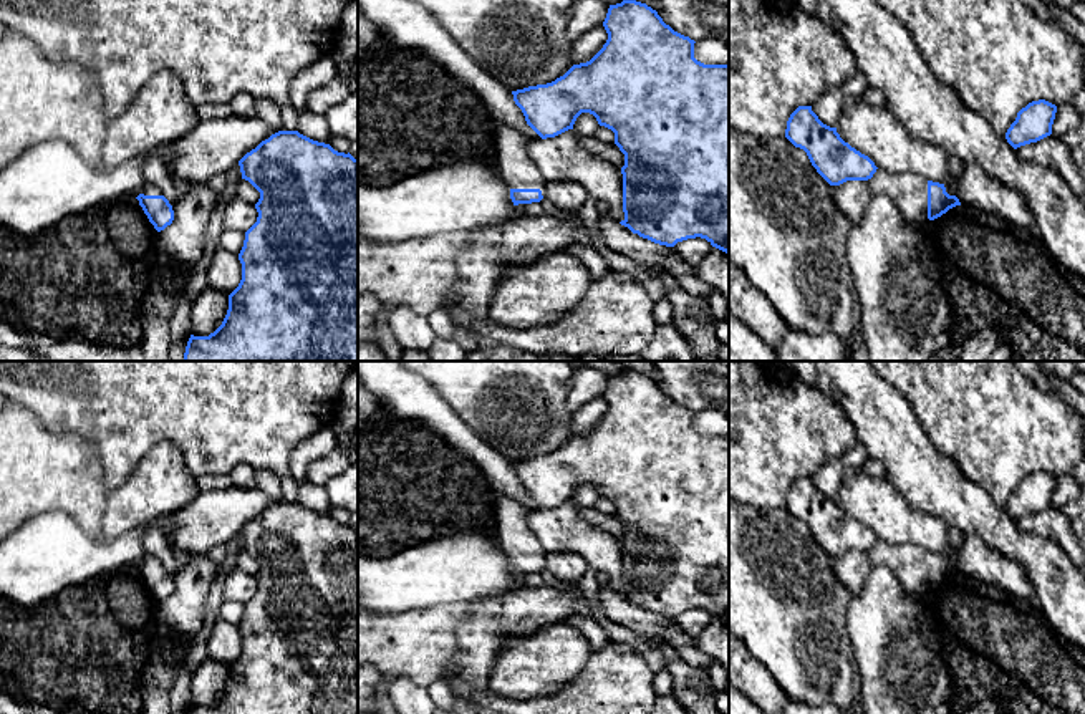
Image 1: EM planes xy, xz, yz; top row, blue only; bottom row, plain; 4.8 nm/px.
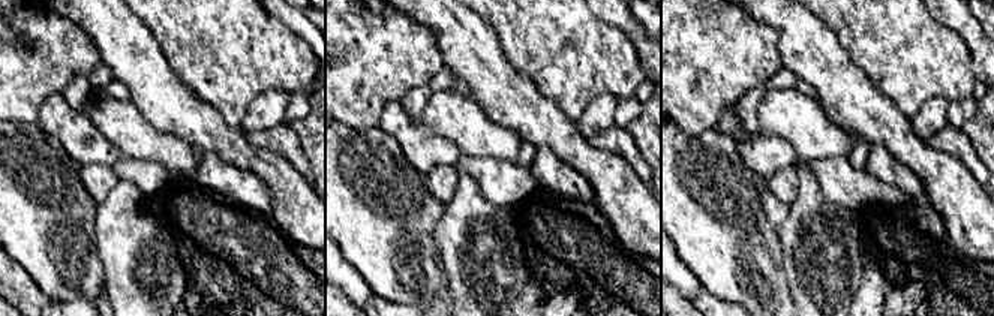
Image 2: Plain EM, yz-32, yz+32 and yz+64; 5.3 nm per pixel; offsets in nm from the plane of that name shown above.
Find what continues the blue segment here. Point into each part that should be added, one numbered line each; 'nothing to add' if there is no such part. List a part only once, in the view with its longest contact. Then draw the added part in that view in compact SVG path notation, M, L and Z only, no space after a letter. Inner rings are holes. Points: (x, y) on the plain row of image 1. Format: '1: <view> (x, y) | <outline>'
1: yz (908, 562) | M876 540L866 553L873 567L888 567L909 595L926 598L931 593L928 590L928 550L913 543Z

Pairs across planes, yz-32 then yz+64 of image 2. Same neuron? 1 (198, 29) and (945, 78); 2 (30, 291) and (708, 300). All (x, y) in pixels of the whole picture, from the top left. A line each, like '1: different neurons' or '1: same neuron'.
1: same neuron
2: different neurons

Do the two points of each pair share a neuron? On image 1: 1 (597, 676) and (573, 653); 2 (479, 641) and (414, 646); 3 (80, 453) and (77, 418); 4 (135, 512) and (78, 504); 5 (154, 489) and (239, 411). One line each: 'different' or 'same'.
1: different
2: different
3: different
4: different
5: different

